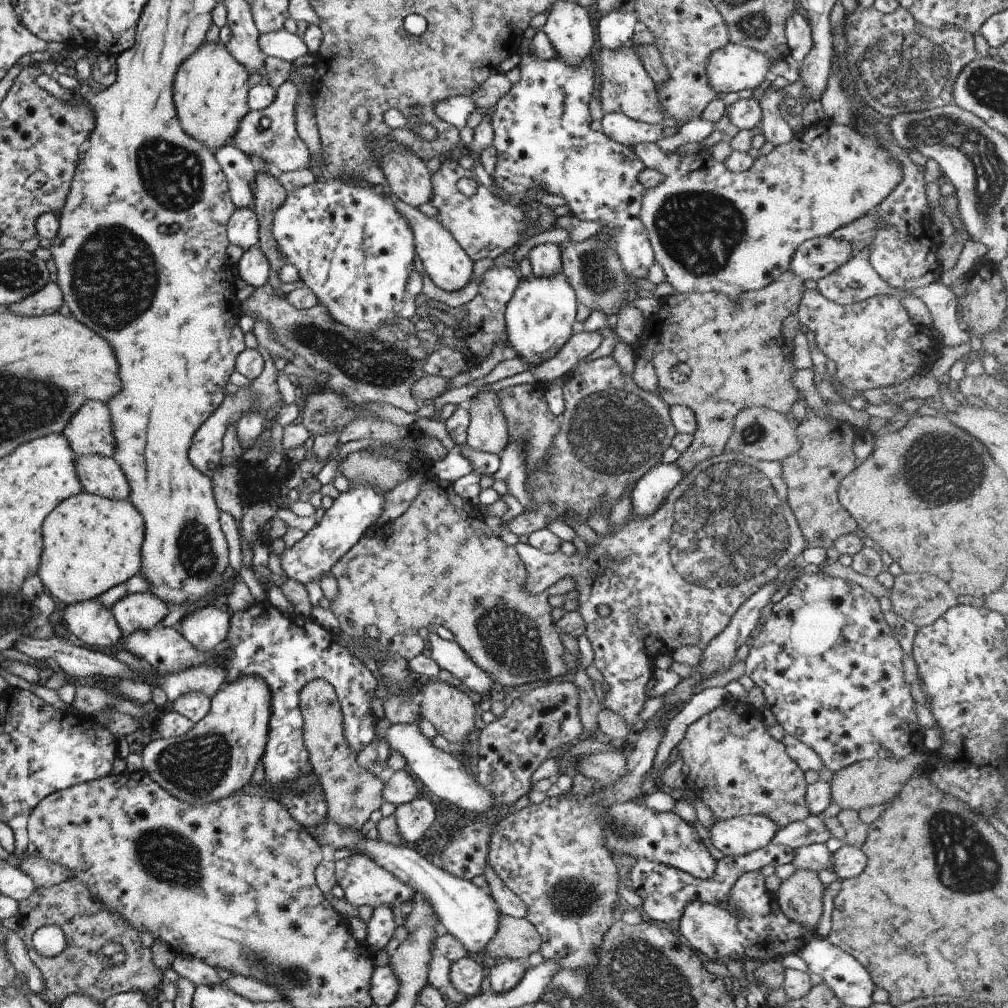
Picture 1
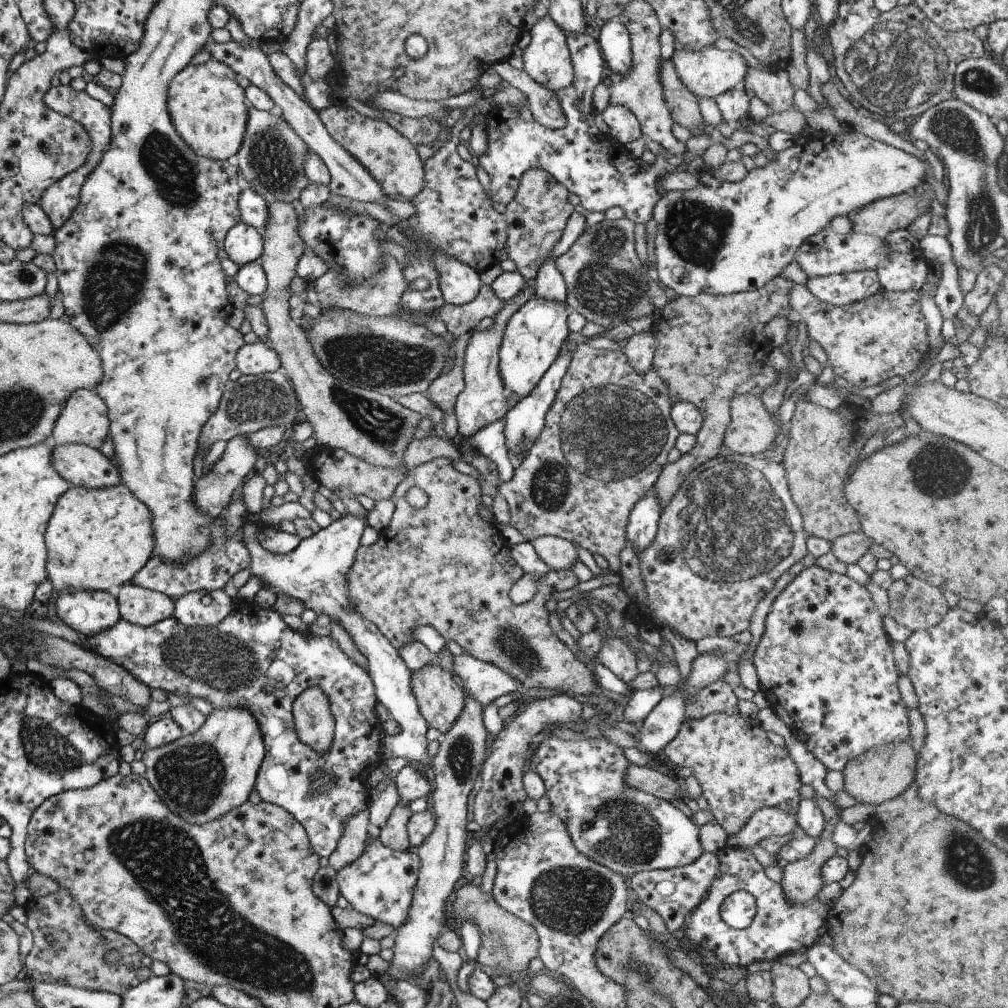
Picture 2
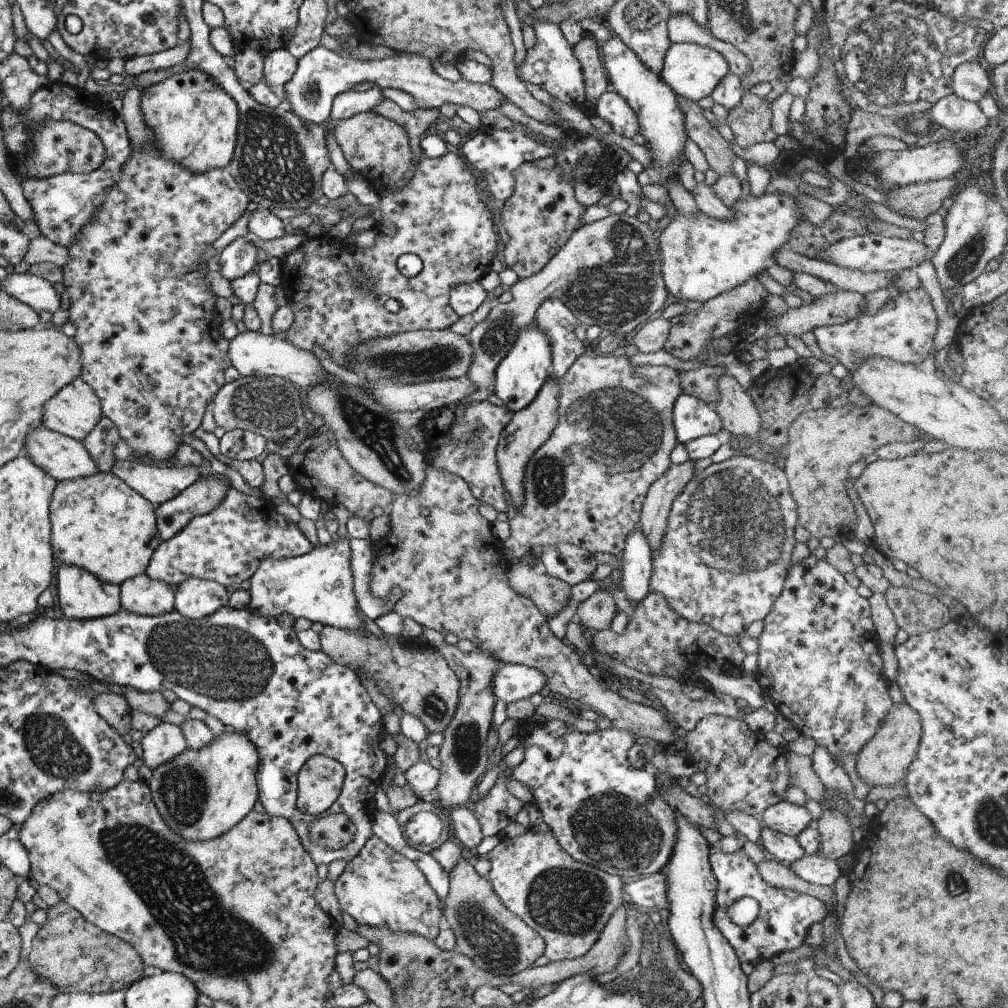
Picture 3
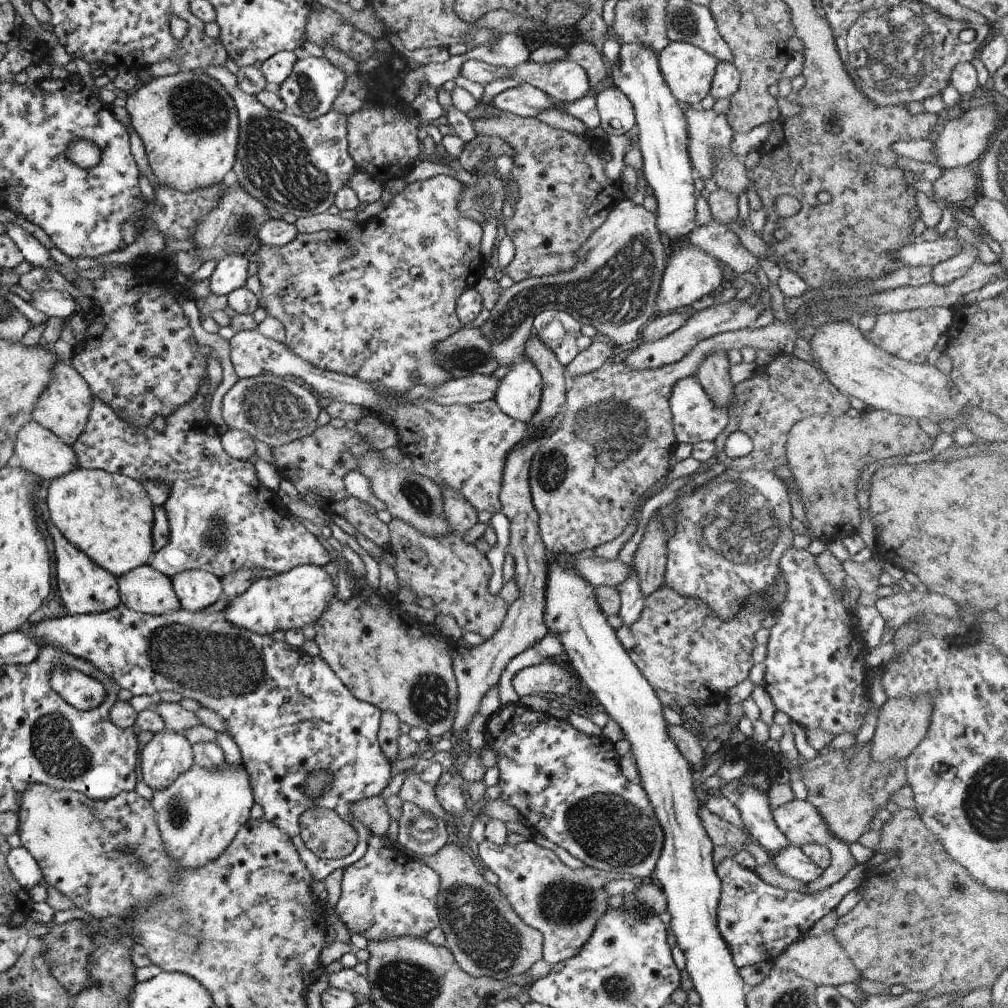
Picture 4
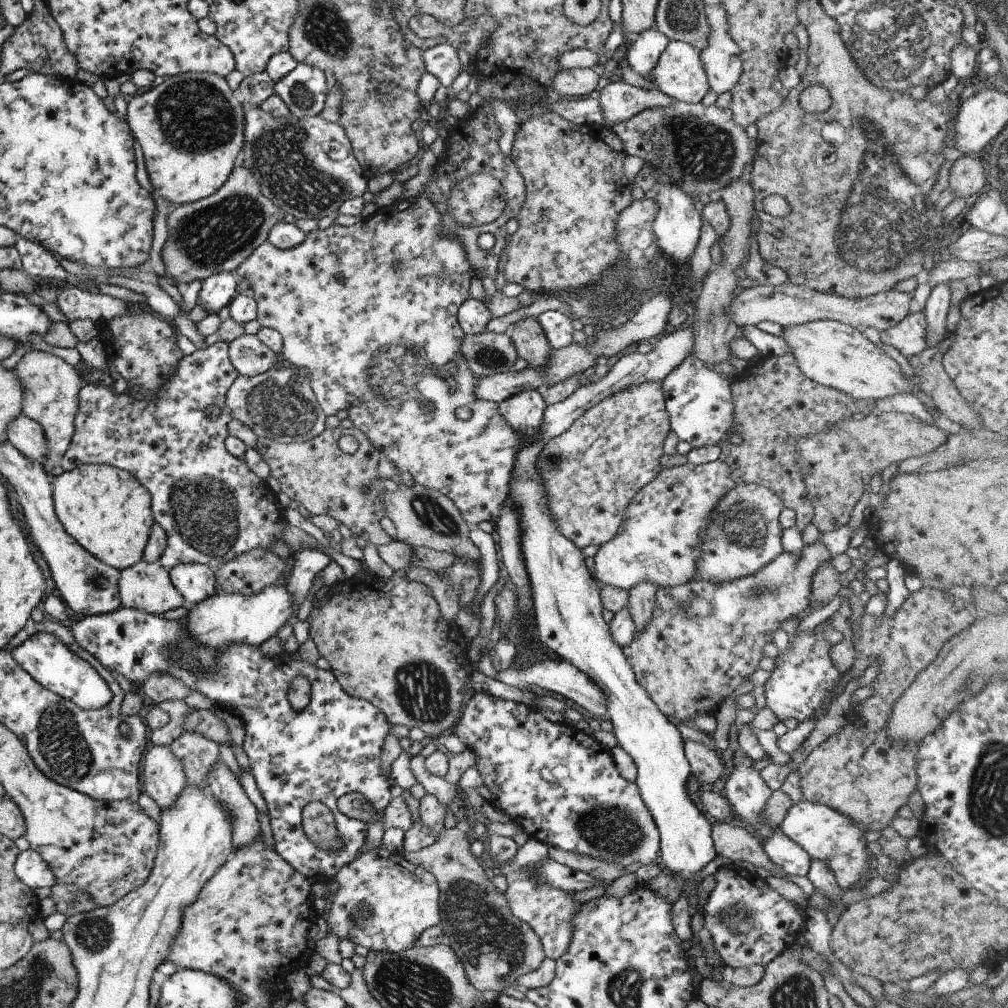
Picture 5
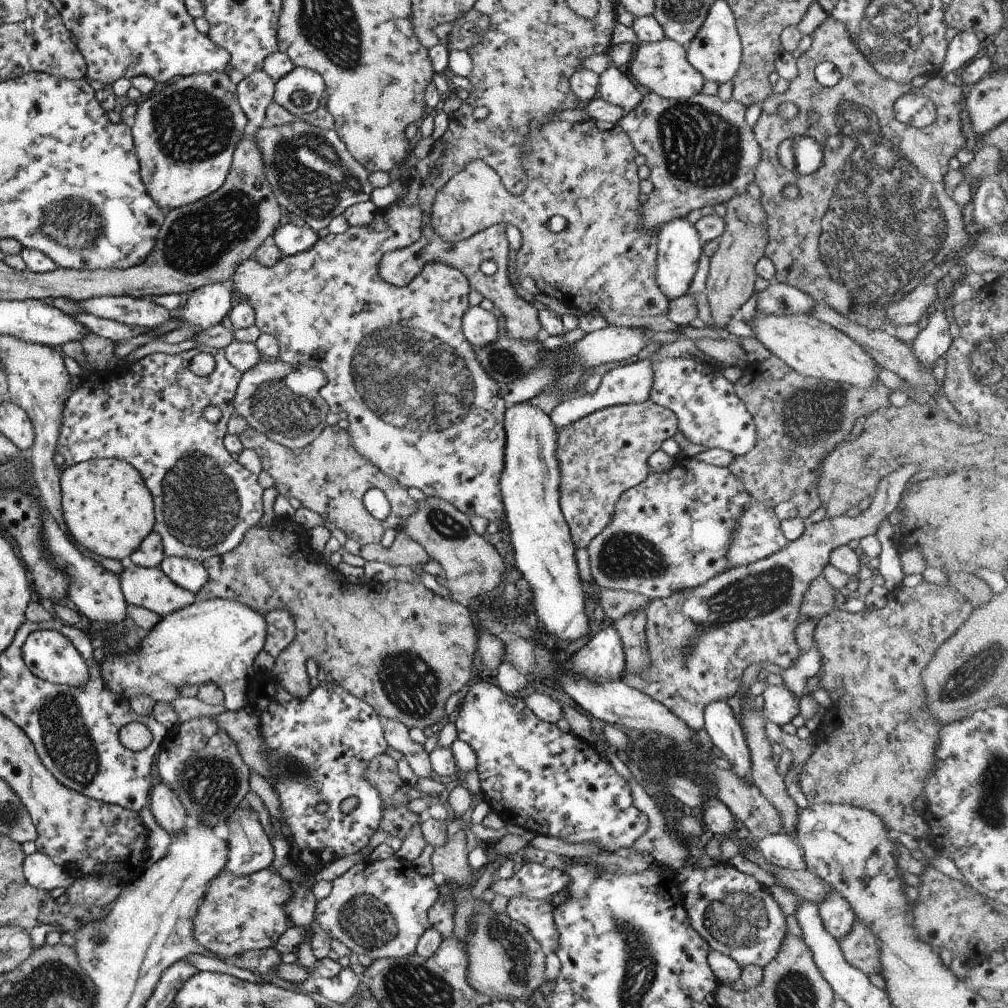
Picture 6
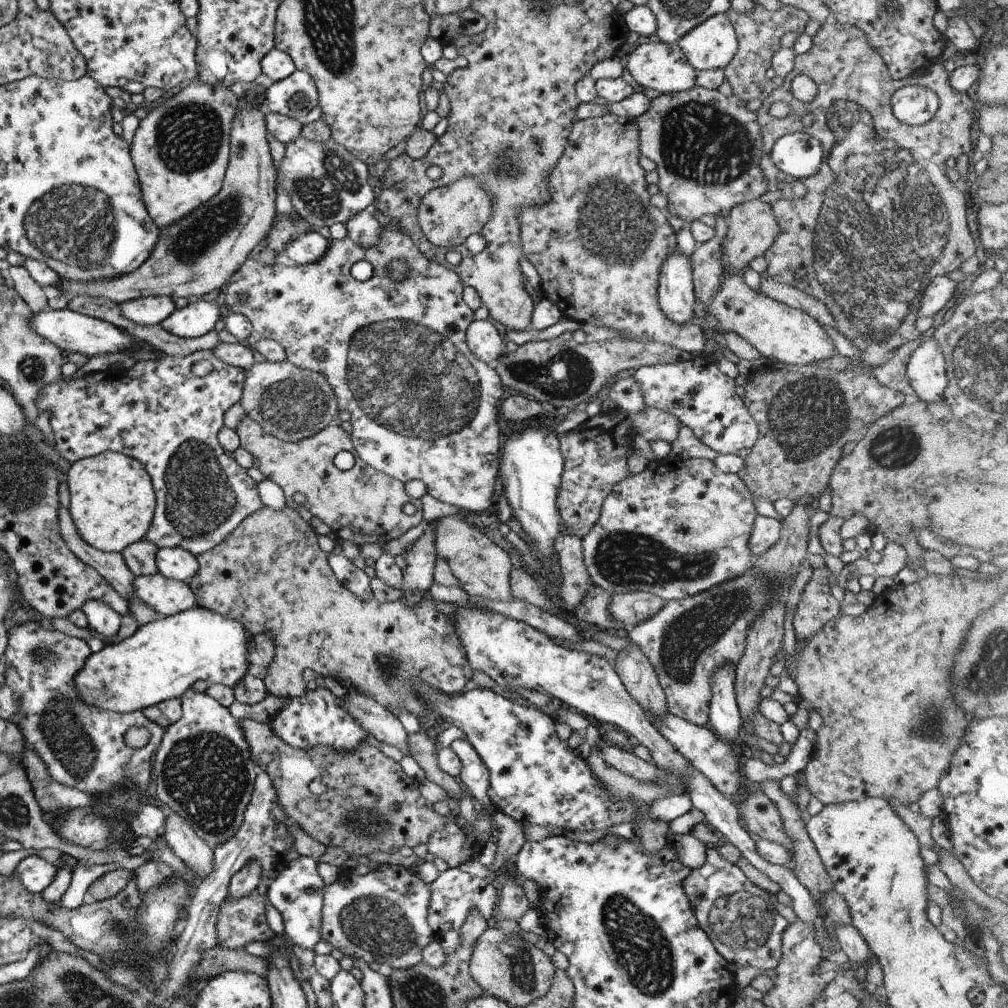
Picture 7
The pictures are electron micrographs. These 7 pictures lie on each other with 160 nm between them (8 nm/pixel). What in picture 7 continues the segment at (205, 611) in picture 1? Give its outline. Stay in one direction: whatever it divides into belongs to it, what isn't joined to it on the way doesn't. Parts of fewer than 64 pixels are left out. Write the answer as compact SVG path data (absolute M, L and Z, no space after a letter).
M181 547L158 548L154 559L159 574L181 582L191 578L198 569L196 558Z

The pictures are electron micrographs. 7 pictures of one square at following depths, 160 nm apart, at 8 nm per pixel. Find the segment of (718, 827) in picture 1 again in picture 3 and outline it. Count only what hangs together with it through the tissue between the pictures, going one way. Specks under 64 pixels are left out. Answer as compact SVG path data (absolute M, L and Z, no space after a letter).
M785 800L768 806L758 820L769 830L783 833L794 839L812 821L804 806Z

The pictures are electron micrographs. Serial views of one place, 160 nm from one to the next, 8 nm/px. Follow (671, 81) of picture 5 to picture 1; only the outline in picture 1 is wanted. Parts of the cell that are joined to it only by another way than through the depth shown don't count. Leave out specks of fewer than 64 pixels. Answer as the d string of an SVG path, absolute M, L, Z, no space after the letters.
M728 42L708 56L706 81L717 97L745 88L755 89L771 77L767 71L770 62L756 50Z

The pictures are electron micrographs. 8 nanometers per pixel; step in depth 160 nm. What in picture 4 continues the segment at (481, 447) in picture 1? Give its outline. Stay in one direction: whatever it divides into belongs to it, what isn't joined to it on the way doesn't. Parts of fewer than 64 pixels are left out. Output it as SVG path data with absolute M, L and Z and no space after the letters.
M622 198L609 211L599 228L578 247L575 252L578 261L572 269L554 275L531 277L499 290L499 297L489 311L487 321L479 327L489 341L491 354L496 358L498 366L511 363L515 354L523 355L524 342L529 338L529 334L532 334L533 318L547 309L566 312L581 325L590 324L604 334L612 345L625 342L629 344L631 340L638 338L643 326L655 315L654 300L667 260L664 253L667 243L656 229L654 213L645 210L643 205L632 204L629 199Z

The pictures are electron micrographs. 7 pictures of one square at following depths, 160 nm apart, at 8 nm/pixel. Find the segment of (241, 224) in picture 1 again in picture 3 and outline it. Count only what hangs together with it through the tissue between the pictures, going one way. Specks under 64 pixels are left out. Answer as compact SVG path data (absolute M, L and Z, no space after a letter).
M237 237L230 242L218 257L219 274L229 282L255 271L256 248L249 243L249 237Z

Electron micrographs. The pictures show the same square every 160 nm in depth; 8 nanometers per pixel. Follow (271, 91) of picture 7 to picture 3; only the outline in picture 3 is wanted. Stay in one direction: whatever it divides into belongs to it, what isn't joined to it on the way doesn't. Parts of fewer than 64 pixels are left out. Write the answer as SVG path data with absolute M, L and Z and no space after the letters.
M319 44L298 58L293 76L283 85L285 102L300 119L317 124L328 118L333 99L339 93L349 91L361 82L371 82L380 90L384 88L403 90L414 98L417 108L436 111L441 104L452 102L465 105L479 113L498 109L505 98L487 83L472 83L463 79L452 82L439 77L423 55L390 55L379 60L362 61L341 56Z

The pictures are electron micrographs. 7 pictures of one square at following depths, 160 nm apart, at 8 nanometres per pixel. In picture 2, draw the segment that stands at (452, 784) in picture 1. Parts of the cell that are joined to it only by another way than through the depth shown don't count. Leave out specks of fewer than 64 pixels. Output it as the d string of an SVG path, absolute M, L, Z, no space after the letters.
M248 514L241 526L244 545L249 553L249 572L255 576L262 587L273 590L275 595L285 594L289 598L299 600L305 609L313 610L316 615L327 614L329 621L337 622L351 637L355 648L367 660L368 676L373 684L376 700L381 703L389 718L392 719L399 728L399 734L382 733L379 740L379 758L381 762L389 758L403 758L407 762L421 762L427 769L433 770L431 757L427 756L427 740L424 733L428 729L425 720L418 712L413 692L411 692L411 672L397 650L379 633L379 630L365 618L353 612L349 606L349 596L347 596L347 572L353 564L353 558L357 547L361 544L361 536L365 525L363 518L351 516L351 514L341 514L340 520L331 523L307 538L301 539L299 544L291 551L282 555L270 553L263 550L257 542L257 534L254 534L254 527L259 526L261 517L258 514Z

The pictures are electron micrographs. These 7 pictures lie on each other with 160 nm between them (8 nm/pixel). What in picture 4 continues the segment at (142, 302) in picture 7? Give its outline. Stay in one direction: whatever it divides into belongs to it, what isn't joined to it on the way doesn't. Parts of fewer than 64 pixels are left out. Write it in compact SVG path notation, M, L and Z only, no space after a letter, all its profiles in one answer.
M51 289L44 292L32 292L30 300L27 302L48 317L65 319L77 313L75 311L77 306L75 306L74 298L69 293L58 290Z

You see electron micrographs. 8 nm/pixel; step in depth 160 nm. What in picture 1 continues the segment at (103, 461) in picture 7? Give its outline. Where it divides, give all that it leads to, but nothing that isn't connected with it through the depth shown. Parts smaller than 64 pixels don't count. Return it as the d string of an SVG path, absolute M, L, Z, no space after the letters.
M83 490L69 495L45 517L43 521L42 549L36 575L45 591L63 604L96 599L106 590L125 582L140 572L140 548L144 539L143 519L127 499L108 499Z

